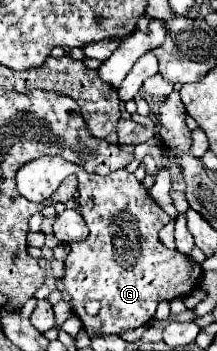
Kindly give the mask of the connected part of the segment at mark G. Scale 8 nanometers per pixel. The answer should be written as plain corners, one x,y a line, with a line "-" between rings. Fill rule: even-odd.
43,156
39,160
33,160
25,164
17,172
17,188
19,192
33,202
43,202
43,198
49,198
56,189
58,184
71,174
77,176
77,204
81,206
79,214
83,216
89,236
81,242
71,242
71,252
65,260
65,276
63,284
65,290
73,298
73,308
77,318
83,322
83,328
87,334
103,332
103,334
121,334
125,330
133,330
139,326
145,326
153,314
155,308
161,300
173,300
173,298
185,298
189,296
201,278
201,266
193,262
193,258
169,250
165,244
159,240
159,230
169,222
167,212
149,196
145,186
135,178
135,174
129,174
127,170
117,170
107,176
99,174
87,174
83,168
71,162
65,162
61,156
-
87,300
99,300
101,310
97,316
89,316
85,312
85,302

